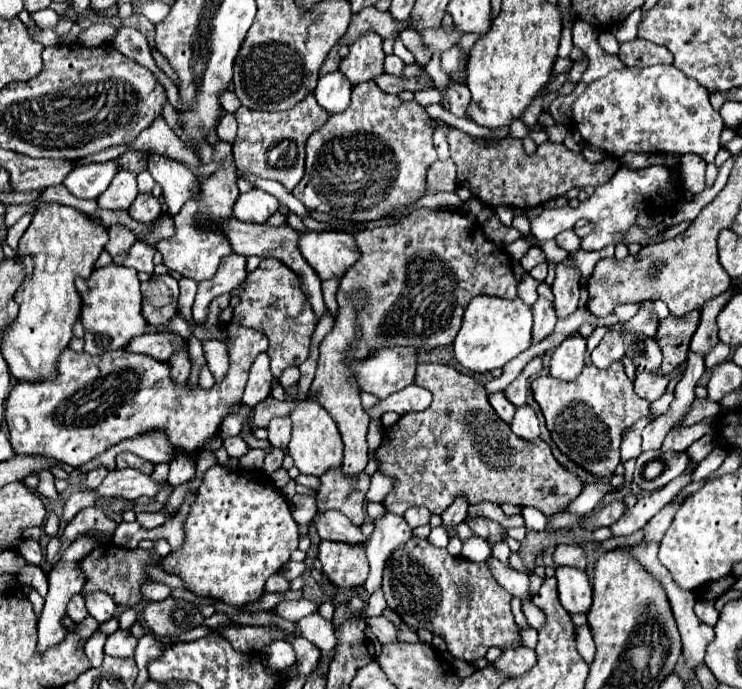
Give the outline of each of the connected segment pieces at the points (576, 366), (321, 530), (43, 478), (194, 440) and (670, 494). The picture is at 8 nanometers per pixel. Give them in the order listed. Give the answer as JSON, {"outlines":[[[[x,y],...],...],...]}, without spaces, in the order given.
{"outlines":[[[[572,335],[564,339],[552,353],[550,359],[550,375],[562,381],[574,381],[584,367],[586,339],[580,335]]],[[[326,511],[326,513],[316,513],[314,517],[318,535],[328,541],[340,541],[340,543],[350,543],[350,545],[362,545],[366,543],[366,535],[362,533],[360,527],[350,523],[346,515],[340,511]]],[[[40,471],[38,473],[38,477],[40,477],[40,487],[38,487],[38,493],[42,493],[46,499],[50,499],[50,501],[58,501],[60,499],[60,495],[58,495],[58,491],[56,491],[56,487],[54,487],[54,475],[50,473],[50,471]]],[[[228,323],[230,369],[222,383],[204,391],[188,389],[170,379],[170,365],[130,351],[106,351],[104,355],[74,353],[64,349],[58,359],[58,377],[44,383],[16,383],[8,395],[8,429],[16,453],[54,457],[80,467],[122,439],[150,429],[170,433],[170,443],[186,453],[196,453],[204,441],[218,433],[222,419],[240,403],[248,371],[254,359],[268,349],[260,331]]],[[[690,459],[688,463],[688,469],[674,481],[668,483],[668,487],[662,487],[662,491],[656,491],[656,493],[650,493],[642,499],[638,499],[638,503],[626,511],[626,515],[622,515],[622,519],[618,519],[618,523],[614,523],[610,527],[612,535],[614,537],[620,537],[620,535],[632,535],[634,531],[642,529],[666,503],[670,503],[670,499],[674,499],[674,495],[686,487],[690,481],[692,481],[692,473],[696,469],[696,463]]]]}

